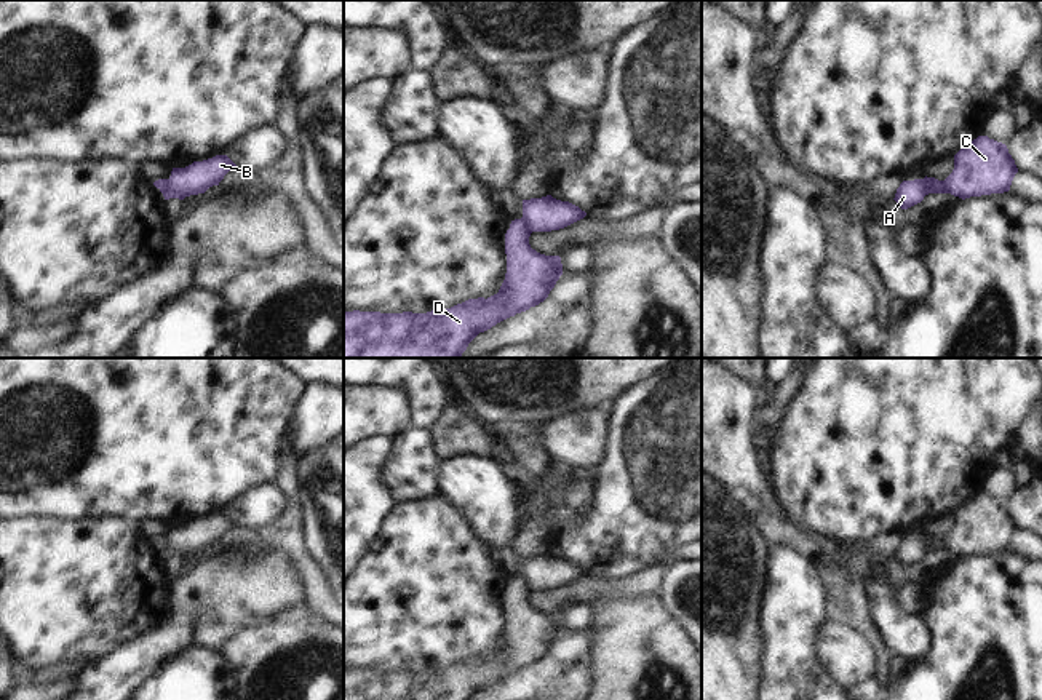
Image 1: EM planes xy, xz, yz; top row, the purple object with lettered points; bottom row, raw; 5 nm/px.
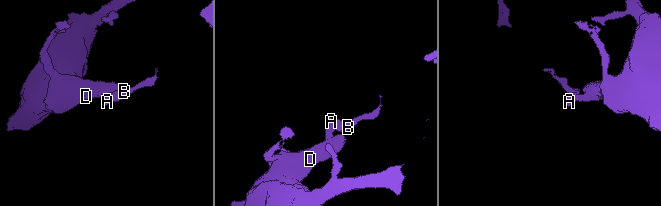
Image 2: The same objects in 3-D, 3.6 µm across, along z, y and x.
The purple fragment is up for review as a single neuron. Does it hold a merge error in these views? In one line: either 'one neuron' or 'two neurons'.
two neurons

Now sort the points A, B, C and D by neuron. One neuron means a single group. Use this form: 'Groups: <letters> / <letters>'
Groups: A B / C D.

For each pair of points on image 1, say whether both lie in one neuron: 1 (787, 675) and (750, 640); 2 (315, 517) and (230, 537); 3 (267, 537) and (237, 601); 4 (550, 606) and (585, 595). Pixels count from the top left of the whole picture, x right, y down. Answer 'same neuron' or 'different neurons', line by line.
1: different neurons
2: different neurons
3: different neurons
4: same neuron

